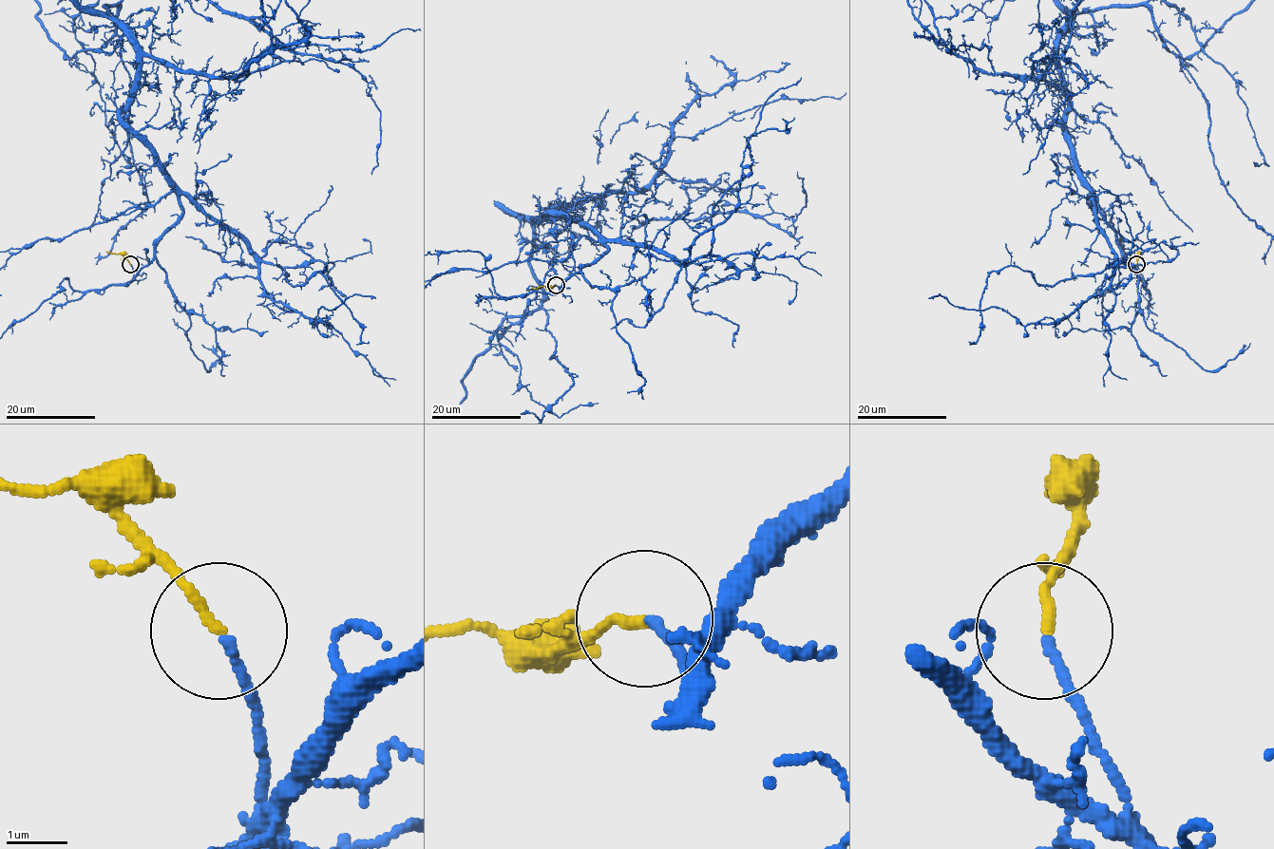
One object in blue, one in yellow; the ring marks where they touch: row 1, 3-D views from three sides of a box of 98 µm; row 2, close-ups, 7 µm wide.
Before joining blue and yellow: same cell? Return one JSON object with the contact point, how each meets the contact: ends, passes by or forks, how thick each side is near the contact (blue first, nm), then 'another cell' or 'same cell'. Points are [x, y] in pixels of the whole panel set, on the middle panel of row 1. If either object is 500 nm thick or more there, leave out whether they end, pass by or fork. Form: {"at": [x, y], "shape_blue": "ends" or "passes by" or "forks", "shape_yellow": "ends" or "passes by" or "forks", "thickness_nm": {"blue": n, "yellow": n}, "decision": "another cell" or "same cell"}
{"at": [556, 285], "shape_blue": "ends", "shape_yellow": "ends", "thickness_nm": {"blue": 150, "yellow": 160}, "decision": "same cell"}

